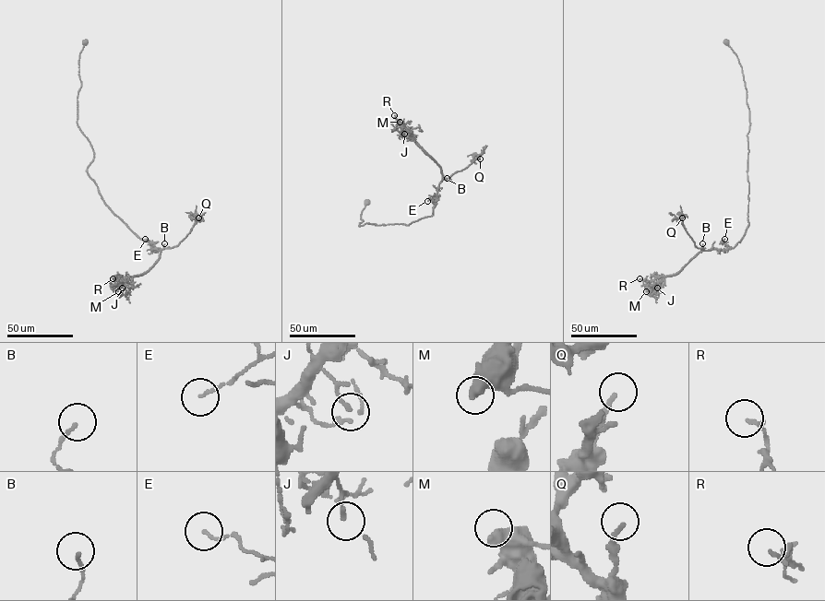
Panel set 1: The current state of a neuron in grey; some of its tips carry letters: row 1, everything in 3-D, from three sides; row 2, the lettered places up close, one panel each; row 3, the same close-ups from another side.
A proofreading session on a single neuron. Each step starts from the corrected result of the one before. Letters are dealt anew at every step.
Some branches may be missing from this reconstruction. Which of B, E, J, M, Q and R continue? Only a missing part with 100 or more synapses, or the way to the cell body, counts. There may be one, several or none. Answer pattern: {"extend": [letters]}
{"extend": []}

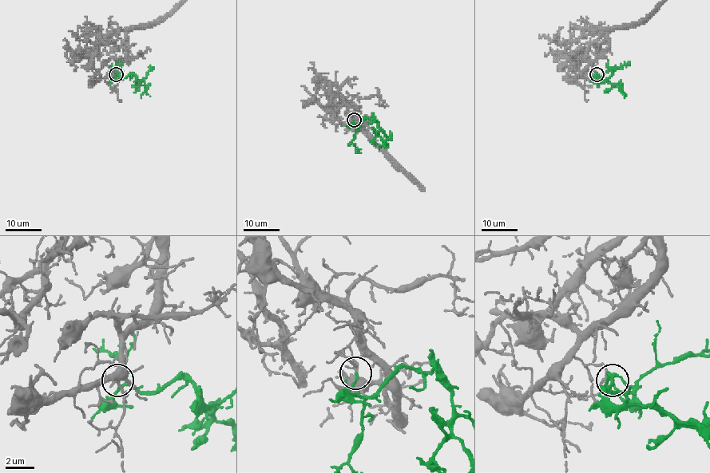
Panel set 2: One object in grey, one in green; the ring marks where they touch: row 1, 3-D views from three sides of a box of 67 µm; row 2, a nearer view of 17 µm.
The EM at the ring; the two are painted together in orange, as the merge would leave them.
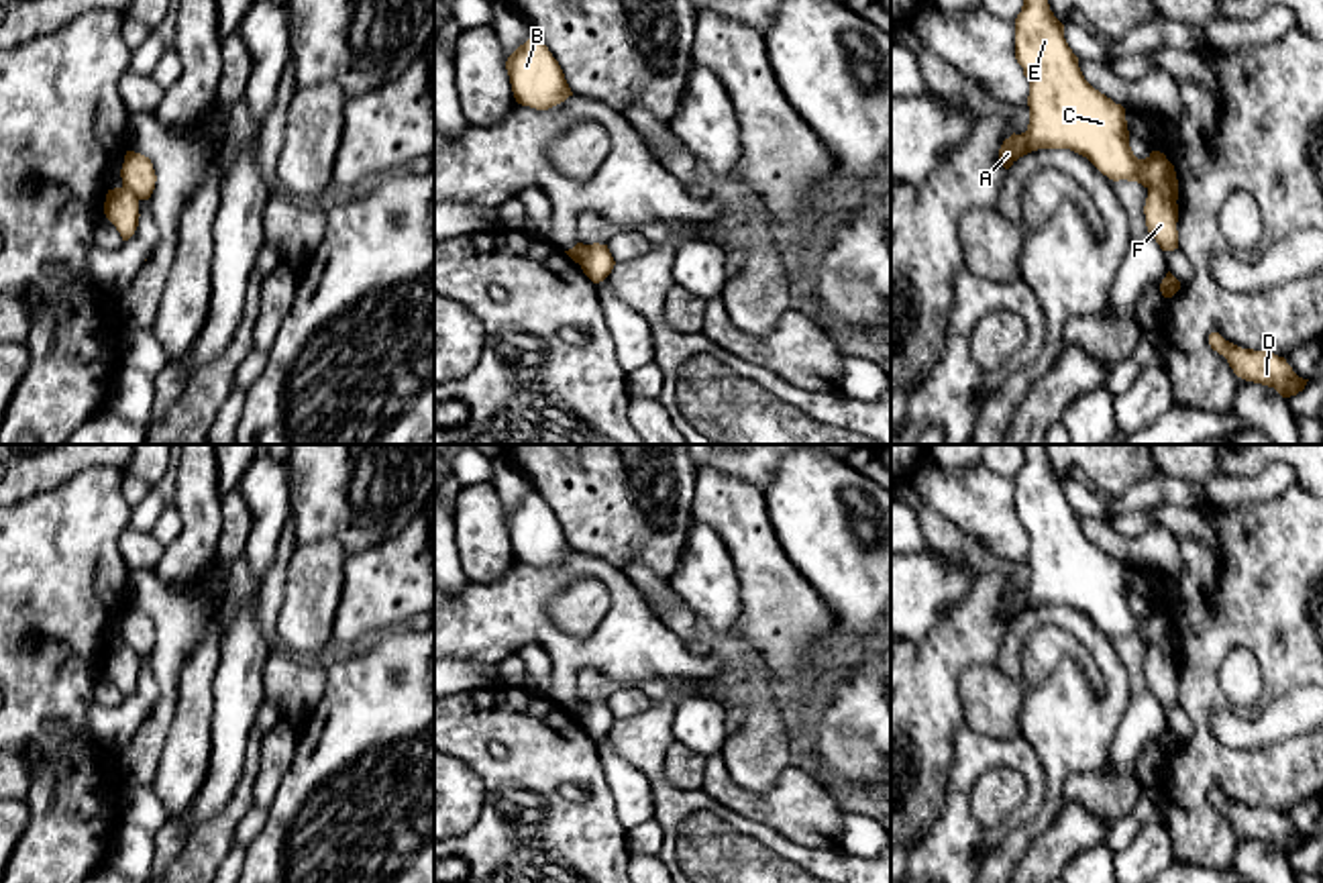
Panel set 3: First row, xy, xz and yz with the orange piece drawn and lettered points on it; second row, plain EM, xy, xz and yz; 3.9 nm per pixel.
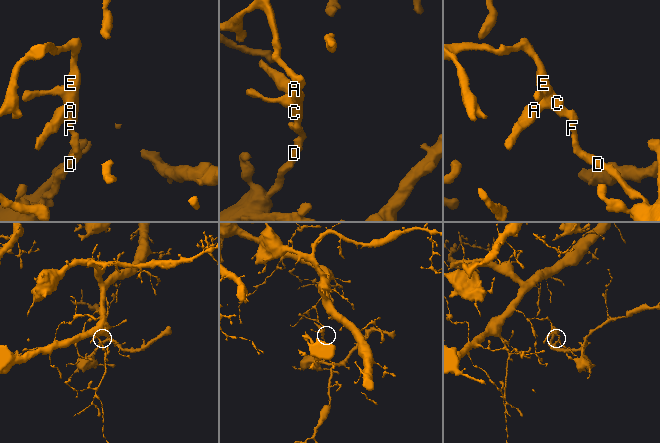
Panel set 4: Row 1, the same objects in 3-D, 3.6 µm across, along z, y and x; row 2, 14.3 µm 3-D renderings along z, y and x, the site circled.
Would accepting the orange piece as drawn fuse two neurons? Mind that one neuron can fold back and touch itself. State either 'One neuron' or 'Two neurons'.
Two neurons

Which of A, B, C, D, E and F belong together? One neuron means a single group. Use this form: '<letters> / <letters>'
A B C E / D F

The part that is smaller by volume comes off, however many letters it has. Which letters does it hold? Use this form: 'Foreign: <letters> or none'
Foreign: D, F

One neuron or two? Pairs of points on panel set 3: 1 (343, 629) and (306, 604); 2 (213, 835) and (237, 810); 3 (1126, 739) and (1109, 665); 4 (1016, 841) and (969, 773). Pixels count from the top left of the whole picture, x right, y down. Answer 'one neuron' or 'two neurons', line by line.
1: two neurons
2: one neuron
3: two neurons
4: two neurons

